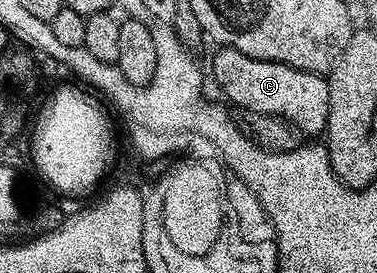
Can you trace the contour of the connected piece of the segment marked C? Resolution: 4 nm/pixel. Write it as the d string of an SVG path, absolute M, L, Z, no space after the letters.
M230 46L220 47L213 58L213 78L237 106L254 110L257 116L283 118L302 135L320 135L329 119L329 84L322 75L303 72L278 62L243 56Z

